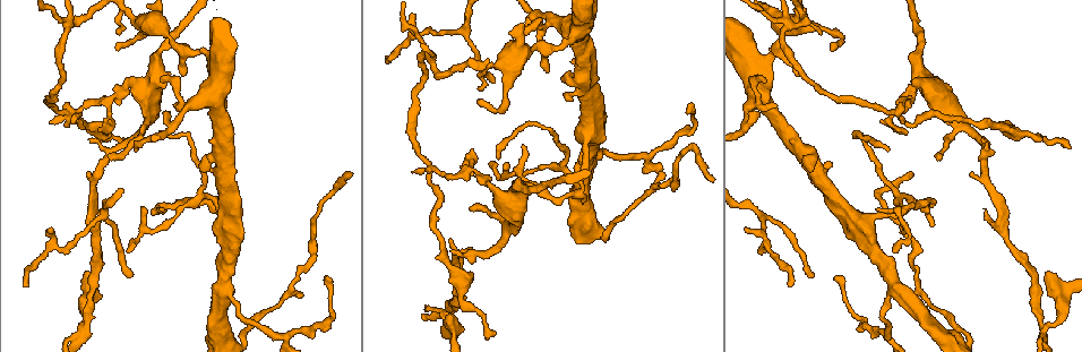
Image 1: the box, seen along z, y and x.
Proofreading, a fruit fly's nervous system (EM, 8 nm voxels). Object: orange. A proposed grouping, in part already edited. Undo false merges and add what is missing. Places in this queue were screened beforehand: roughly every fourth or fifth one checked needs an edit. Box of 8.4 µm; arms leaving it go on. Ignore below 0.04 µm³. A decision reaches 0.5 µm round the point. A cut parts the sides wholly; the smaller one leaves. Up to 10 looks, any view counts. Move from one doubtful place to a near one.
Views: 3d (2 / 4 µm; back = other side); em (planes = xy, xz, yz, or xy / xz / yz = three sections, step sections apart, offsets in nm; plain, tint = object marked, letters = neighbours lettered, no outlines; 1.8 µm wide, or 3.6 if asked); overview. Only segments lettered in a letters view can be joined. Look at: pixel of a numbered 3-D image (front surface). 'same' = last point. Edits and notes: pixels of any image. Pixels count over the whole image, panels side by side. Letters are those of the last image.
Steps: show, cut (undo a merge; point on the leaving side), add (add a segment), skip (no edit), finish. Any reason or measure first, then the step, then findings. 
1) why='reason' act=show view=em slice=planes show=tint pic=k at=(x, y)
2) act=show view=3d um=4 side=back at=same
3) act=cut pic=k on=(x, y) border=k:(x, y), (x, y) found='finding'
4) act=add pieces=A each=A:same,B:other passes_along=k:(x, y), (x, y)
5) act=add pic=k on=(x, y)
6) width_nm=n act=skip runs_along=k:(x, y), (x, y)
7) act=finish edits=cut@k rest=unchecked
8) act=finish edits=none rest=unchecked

why='branch point' act=show view=3d um=4 pic=1 at=(934, 90)

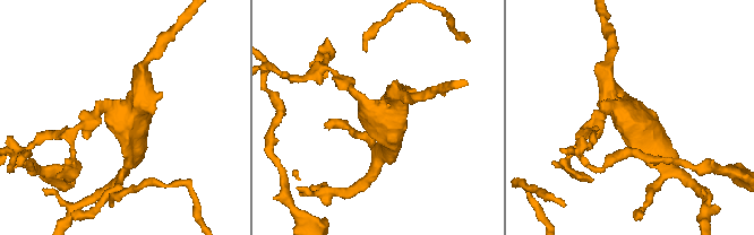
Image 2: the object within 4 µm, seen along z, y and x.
act=show view=em slice=yz step=16 show=tint pic=2 at=(378, 117)

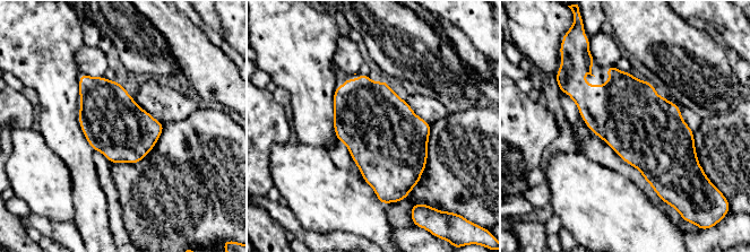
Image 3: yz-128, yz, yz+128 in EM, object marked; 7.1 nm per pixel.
act=show view=em slice=xz step=8 show=letters at=same

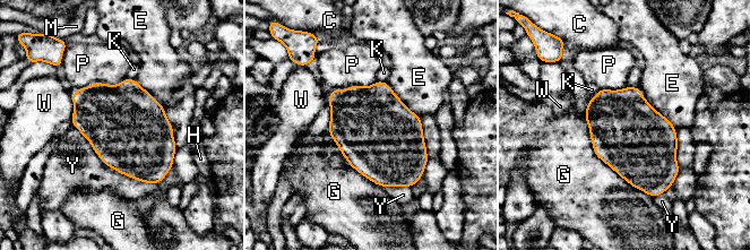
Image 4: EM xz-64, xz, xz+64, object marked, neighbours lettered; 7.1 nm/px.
act=skip each=C:other,E:other,G:other,H:other,K:other,M:other,P:other,W:other,Y:other found='all the same neuron'

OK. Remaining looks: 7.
why='thick turns thin' act=show view=em slice=xz step=4 show=tint pic=1 at=(778, 52)

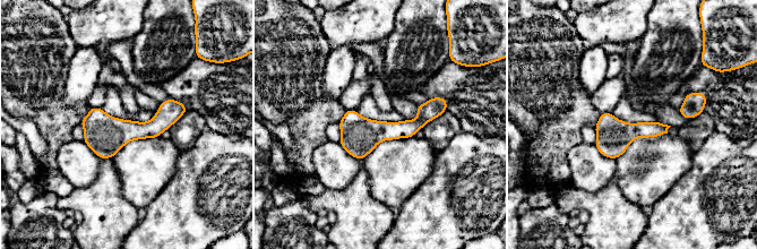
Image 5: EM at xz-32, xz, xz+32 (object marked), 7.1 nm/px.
why='cut it another way' act=show view=em slice=planes show=letters at=same

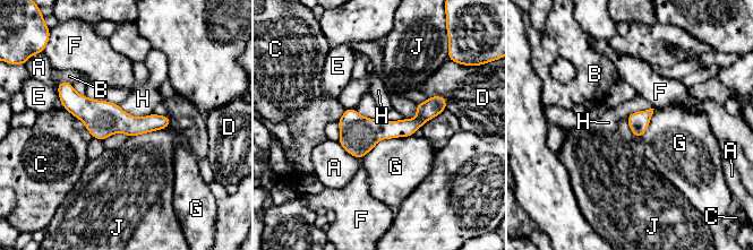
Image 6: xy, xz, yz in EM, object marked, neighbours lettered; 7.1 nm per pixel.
width_nm=140 act=skip each=A:other,B:other,C:other,D:other,E:other,F:other,G:other,H:other,J:other border=6:(119, 105), (136, 117), (153, 113) found='one neuron here'

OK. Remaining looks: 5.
why='two arms at a narrow angle' act=show view=3d um=2 pic=1 at=(67, 27)

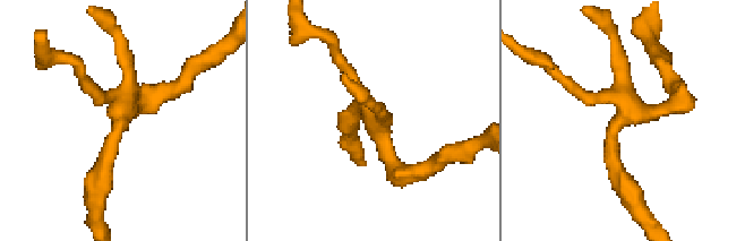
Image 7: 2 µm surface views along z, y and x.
arms=4 why='now the EM' act=show view=em slice=xz step=16 show=tint pic=7 at=(372, 116)

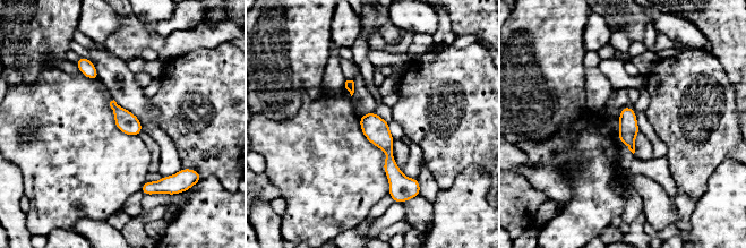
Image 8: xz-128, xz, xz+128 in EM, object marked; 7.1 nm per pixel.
act=show view=em slice=planes show=letters at=same

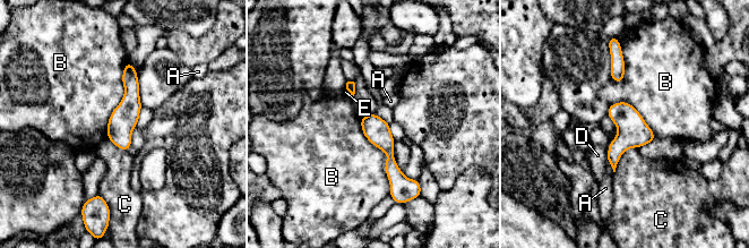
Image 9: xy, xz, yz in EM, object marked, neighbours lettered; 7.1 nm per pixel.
longest_contact=B:600nm act=skip each=A:other,B:other,C:other,D:other,E:other found='continuous, no second neuron'

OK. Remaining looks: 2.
act=finish edits=none rest=unchecked

